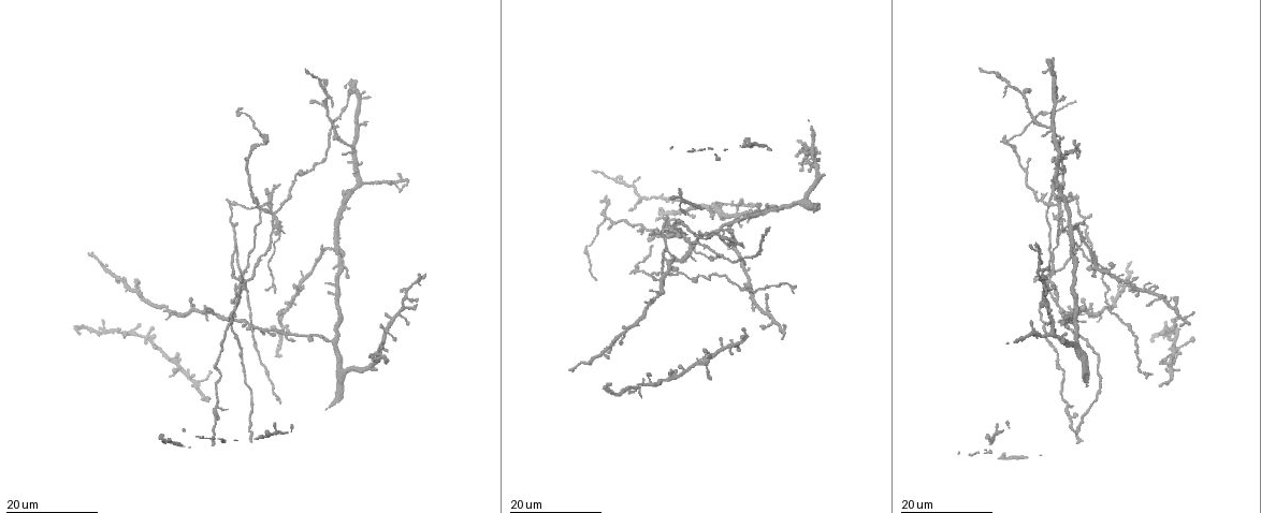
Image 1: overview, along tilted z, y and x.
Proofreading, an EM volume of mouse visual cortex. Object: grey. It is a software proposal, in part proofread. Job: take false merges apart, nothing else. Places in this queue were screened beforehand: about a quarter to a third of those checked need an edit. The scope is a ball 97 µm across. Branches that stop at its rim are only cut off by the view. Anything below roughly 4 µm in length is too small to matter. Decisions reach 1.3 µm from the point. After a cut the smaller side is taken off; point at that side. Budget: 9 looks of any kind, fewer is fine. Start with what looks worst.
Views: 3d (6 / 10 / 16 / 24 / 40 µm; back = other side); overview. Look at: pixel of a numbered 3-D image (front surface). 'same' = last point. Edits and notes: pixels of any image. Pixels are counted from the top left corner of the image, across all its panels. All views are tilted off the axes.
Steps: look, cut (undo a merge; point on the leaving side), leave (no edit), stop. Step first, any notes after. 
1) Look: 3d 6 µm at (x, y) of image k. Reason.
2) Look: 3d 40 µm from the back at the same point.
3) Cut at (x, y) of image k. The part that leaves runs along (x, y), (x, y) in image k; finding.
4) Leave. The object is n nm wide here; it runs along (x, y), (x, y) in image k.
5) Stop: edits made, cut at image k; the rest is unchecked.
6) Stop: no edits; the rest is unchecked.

Look: 3d 16 µm at (1086, 236) of image 1. A fork.

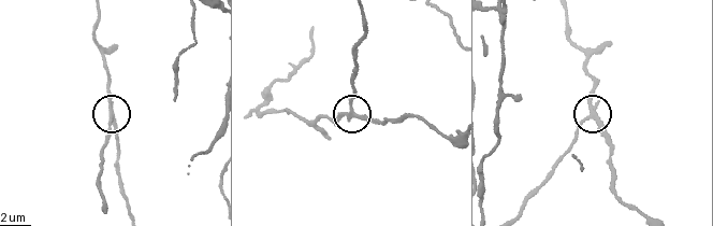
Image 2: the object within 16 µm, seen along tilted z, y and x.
Look: 3d 6 µm at (595, 113) of image 2.

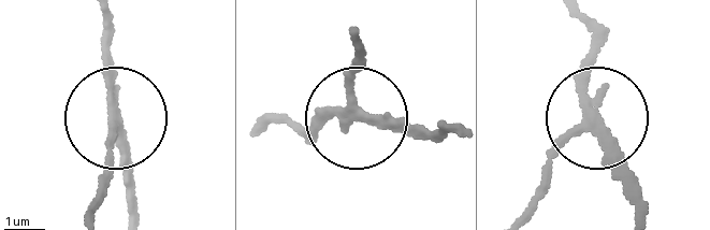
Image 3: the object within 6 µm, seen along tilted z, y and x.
Cut at (110, 152) of image 3. The side arm is 18 µm long; the part that leaves runs along (589, 121), (518, 220) in image 3; two cells meet here.

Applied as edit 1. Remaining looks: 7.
Look: 3d 16 µm at (638, 197) of image 1. Looks like a crossing.

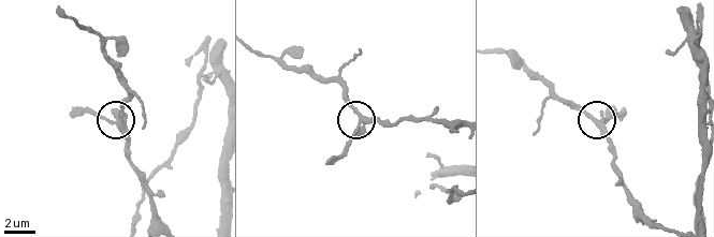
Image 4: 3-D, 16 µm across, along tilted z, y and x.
Look: 3d 6 µm at (361, 121) of image 4. Closer look.

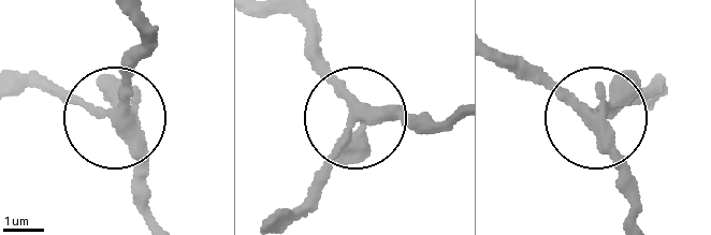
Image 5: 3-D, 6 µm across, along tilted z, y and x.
Leave. The object is 340 nm wide here; it runs along (636, 220), (624, 163), (599, 121), (658, 86) in image 5; continuous, no second cell.

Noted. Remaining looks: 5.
Look: 3d 24 µm at (635, 270) of image 1. Thin arm on a thick one.

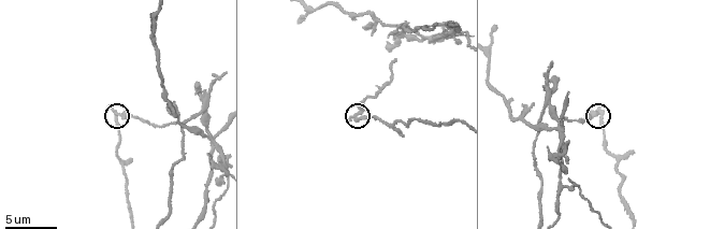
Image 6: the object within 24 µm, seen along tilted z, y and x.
Look: 3d 6 µm at (600, 117) of image 6. Closer look.

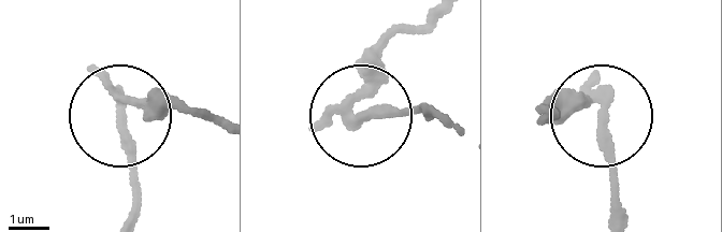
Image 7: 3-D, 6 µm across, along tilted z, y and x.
Look: 3d 6 µm from the back at (120, 111) of image 7.

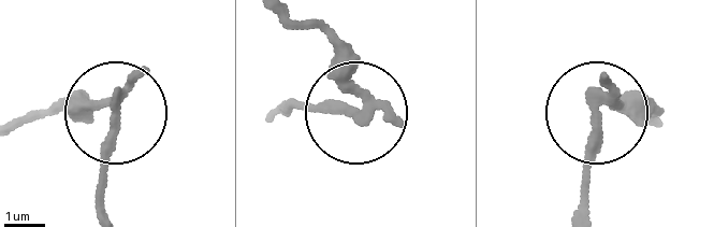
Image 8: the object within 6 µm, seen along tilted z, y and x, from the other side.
Cut at (78, 116) of image 8. The object is 200 nm wide here; the part that leaves runs along (119, 95), (20, 119) in image 8; a second cell is stuck on.

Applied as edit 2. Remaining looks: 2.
Look: 3d 24 µm at (615, 181) of image 1. Calibre changes.

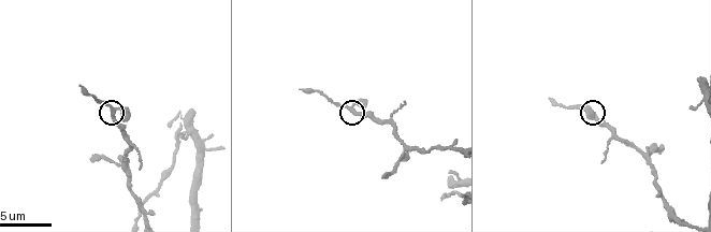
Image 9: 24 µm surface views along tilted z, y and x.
Look: 3d 10 µm at (111, 112) of image 9.

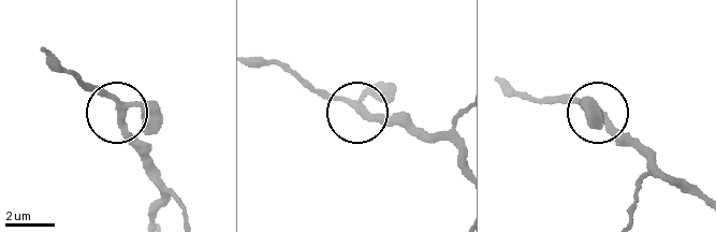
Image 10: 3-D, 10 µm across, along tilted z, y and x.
Leave. The object is 250 nm wide here; it runs along (454, 145), (376, 121), (315, 85) in image 10; continuous, no second cell.

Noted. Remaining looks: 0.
Stop: edits made, cut at image 3, cut at image 8; the rest is unchecked.

